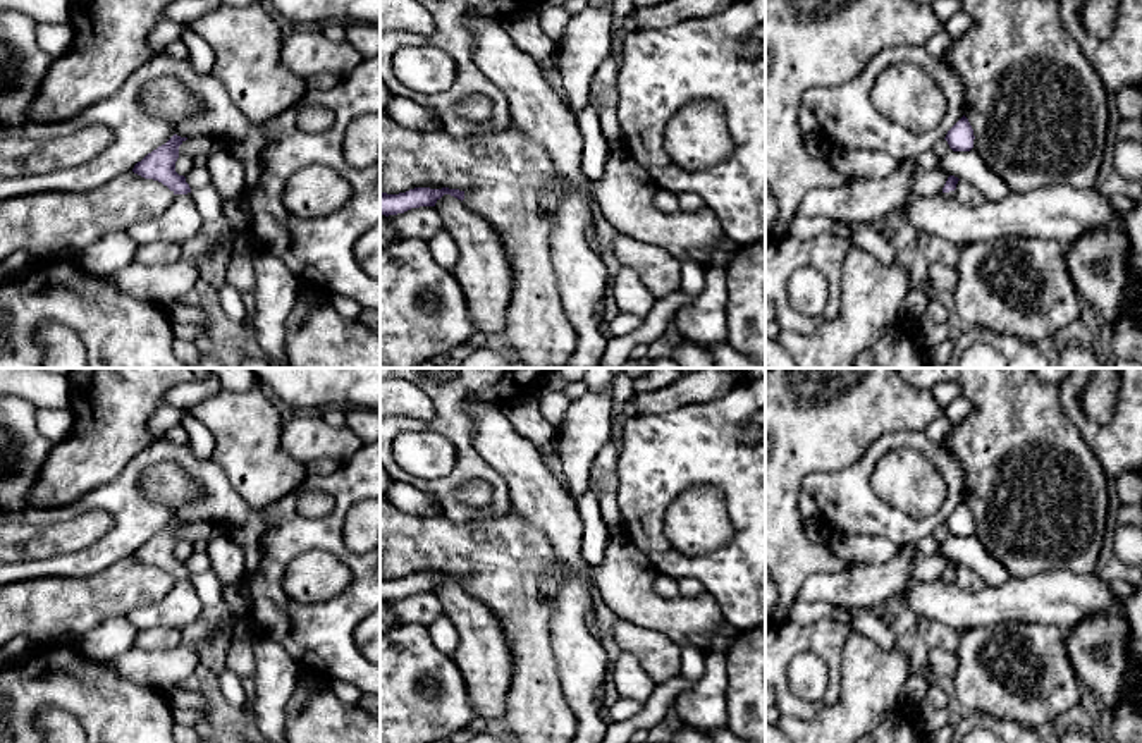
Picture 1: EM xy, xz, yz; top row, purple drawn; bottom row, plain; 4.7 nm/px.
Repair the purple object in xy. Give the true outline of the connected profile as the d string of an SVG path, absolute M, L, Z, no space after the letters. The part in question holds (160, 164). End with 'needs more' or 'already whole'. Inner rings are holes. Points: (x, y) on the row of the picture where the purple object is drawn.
M174 134L165 144L158 146L148 153L141 162L132 169L134 174L153 179L167 186L174 194L191 193L189 184L184 175L175 172L175 162L179 158L179 146L187 138Z; already whole

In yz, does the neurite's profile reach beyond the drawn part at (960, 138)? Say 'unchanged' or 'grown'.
unchanged

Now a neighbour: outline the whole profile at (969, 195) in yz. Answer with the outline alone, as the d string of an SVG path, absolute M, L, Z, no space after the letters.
M958 181L955 200L968 208L975 208L985 201L982 191L968 181Z

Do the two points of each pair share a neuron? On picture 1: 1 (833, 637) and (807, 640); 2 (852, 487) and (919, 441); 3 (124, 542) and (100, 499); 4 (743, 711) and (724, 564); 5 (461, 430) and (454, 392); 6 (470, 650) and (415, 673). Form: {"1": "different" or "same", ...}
{"1": "same", "2": "same", "3": "same", "4": "different", "5": "same", "6": "different"}

